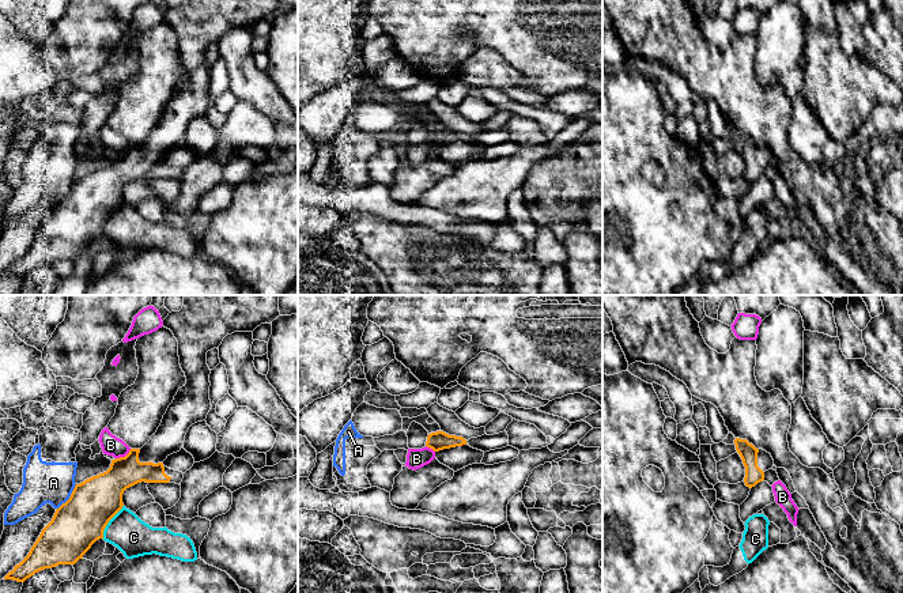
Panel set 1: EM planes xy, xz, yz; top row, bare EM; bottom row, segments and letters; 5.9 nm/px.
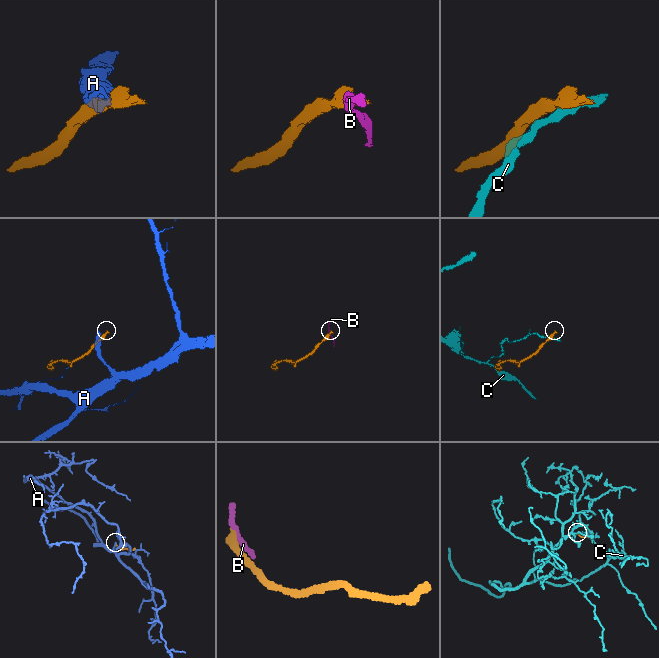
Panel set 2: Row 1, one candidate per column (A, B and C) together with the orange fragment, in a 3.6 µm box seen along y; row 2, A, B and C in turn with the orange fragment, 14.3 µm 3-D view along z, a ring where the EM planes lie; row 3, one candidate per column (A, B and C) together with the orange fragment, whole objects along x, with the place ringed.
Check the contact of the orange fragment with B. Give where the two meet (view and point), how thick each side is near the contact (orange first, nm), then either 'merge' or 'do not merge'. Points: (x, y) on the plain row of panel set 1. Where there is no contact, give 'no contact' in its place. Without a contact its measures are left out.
contact xy (123, 153); calibres 240 and 120 nm; do not merge

